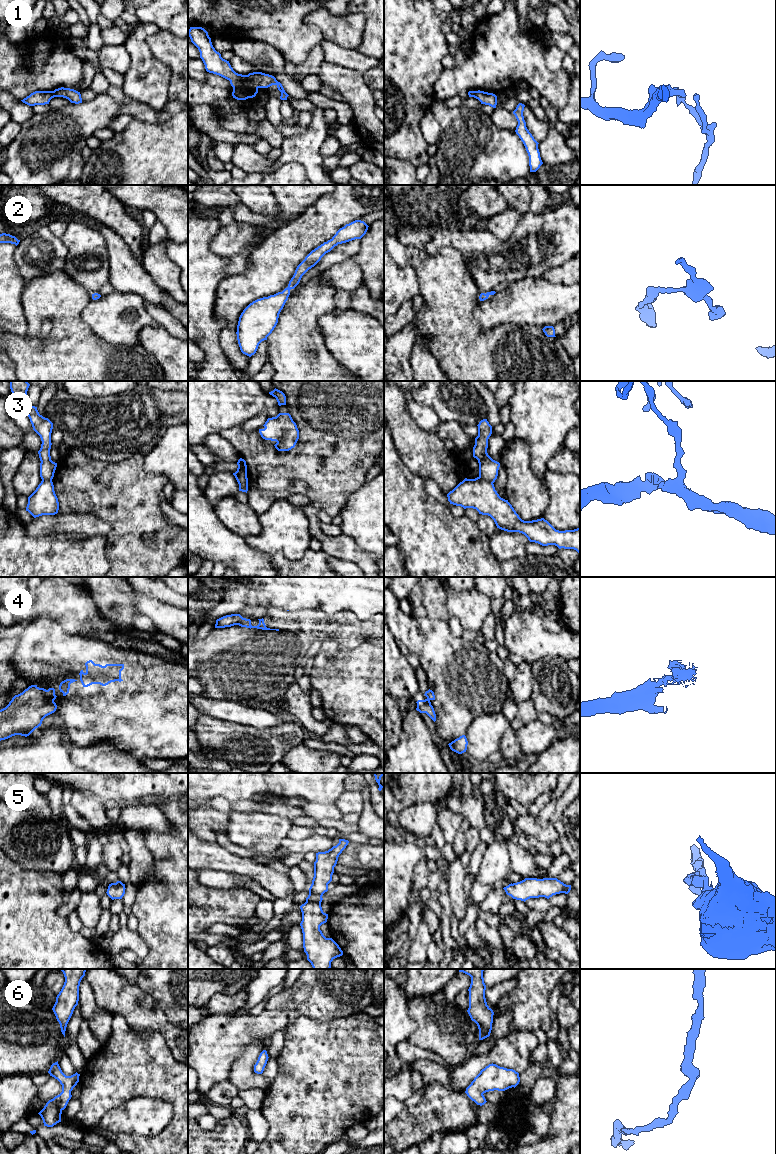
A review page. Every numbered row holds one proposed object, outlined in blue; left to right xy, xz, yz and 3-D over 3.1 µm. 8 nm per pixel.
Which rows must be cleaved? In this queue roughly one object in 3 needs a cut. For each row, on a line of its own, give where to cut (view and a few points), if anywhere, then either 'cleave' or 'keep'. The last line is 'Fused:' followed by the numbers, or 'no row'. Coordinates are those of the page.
1: no cut | keep
2: no cut | keep
3: yz (479, 476), (492, 483) | cleave
4: xy (45, 690), (45, 697), (53, 701) | cleave
5: no cut | keep
6: no cut | keep
Fused: 3, 4

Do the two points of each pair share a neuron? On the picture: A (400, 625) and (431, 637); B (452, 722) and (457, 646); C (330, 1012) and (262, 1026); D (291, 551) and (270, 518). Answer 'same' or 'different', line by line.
A: same
B: same
C: same
D: same

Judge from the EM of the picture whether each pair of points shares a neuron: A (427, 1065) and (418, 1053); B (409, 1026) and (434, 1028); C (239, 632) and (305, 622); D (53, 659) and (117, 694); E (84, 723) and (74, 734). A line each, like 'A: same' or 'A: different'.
A: different
B: different
C: same
D: same
E: same

